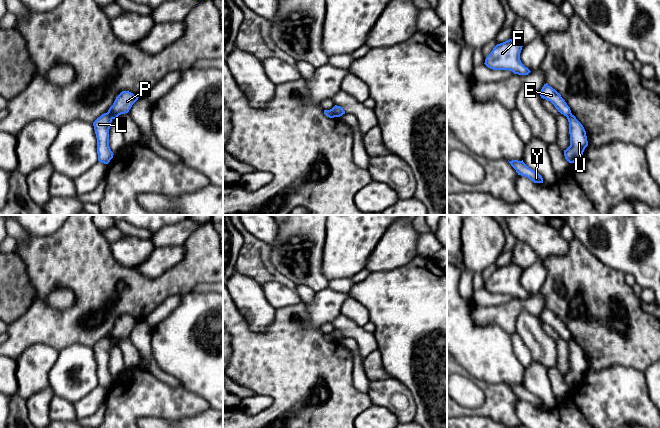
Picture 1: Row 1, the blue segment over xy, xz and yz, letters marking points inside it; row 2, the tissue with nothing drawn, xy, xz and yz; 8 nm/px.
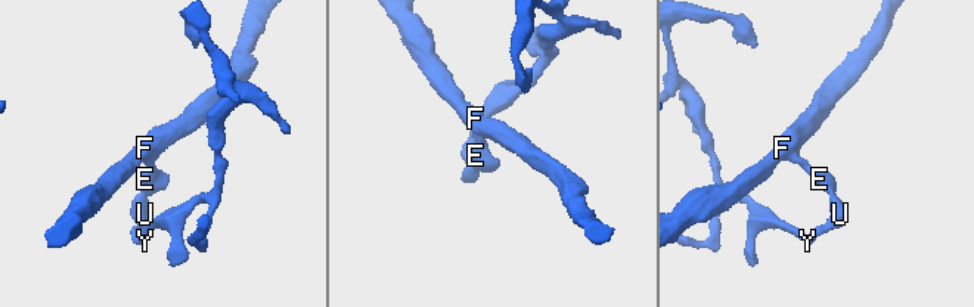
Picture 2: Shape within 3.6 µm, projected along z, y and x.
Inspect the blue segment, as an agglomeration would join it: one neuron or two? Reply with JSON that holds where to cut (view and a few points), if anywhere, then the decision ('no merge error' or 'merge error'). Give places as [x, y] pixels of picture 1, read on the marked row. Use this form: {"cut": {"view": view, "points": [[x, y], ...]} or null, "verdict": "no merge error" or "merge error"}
{"cut": {"view": "xy", "points": [[105, 113], [113, 118]]}, "verdict": "merge error"}

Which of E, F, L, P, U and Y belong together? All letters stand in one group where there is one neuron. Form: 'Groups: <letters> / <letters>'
Groups: E F P / L U Y

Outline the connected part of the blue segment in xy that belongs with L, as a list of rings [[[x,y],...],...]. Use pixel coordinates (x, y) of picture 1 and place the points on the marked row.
[[[104,113],[93,122],[97,138],[98,161],[104,164],[108,164],[114,155],[109,147],[109,129],[112,119],[110,115]]]

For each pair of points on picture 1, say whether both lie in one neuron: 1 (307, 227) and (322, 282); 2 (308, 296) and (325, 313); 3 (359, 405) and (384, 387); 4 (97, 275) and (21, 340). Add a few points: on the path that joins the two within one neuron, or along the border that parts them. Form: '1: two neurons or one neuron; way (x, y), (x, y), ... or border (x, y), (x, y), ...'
1: one neuron; way (316, 241), (315, 268)
2: two neurons; border (316, 291), (315, 297), (310, 302), (304, 304)
3: two neurons; border (367, 393), (373, 403)
4: one neuron; way (90, 298), (62, 326), (44, 326)

